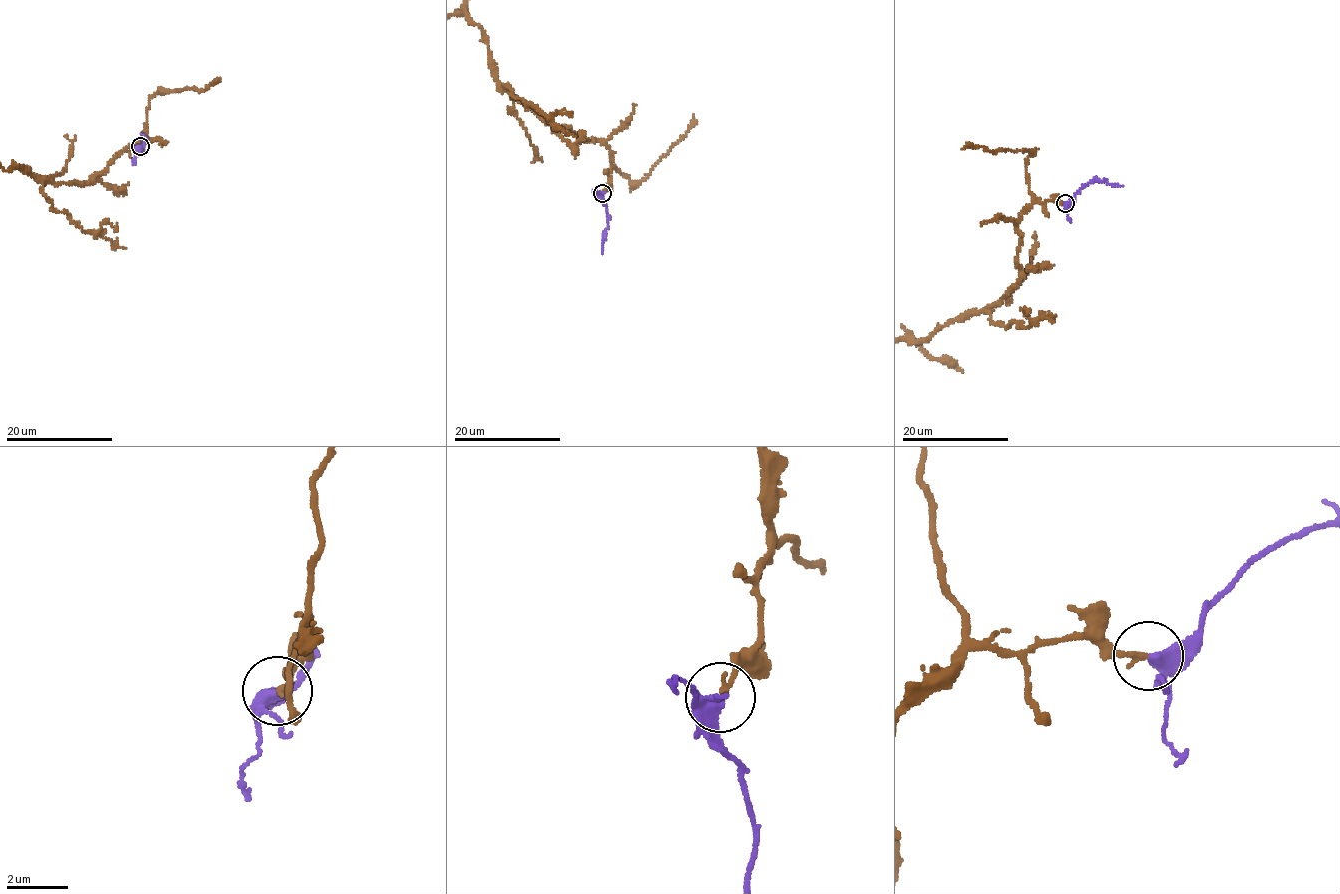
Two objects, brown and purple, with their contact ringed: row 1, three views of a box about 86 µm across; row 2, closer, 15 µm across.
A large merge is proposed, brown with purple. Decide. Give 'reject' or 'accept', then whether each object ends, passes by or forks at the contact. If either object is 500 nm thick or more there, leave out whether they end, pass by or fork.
accept; brown ends there; purple forks there

